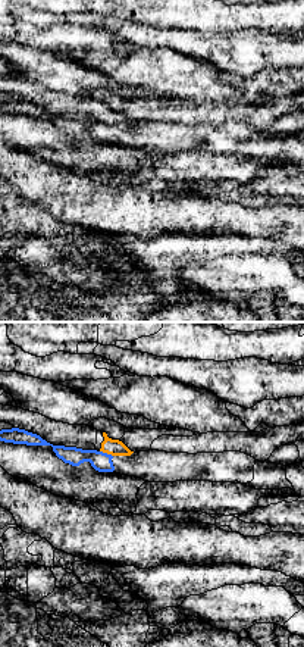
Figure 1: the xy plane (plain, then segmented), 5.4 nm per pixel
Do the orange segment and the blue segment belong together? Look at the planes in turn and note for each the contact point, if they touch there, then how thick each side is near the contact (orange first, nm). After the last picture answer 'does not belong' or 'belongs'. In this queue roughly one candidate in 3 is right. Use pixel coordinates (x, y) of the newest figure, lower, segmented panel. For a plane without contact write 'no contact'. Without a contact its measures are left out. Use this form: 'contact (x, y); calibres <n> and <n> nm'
contact (106, 452); calibres 90 and 110 nm

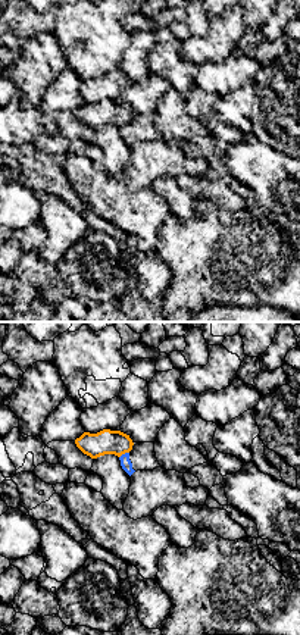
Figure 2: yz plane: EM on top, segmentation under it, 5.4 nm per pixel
contact (124, 453); calibres 140 and 60 nm

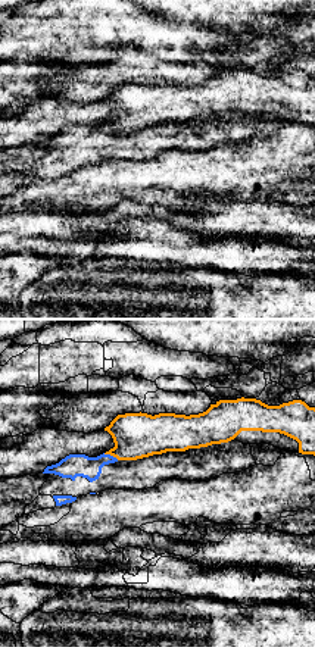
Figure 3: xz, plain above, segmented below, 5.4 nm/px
contact (111, 455); calibres 260 and 130 nm

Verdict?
does not belong

